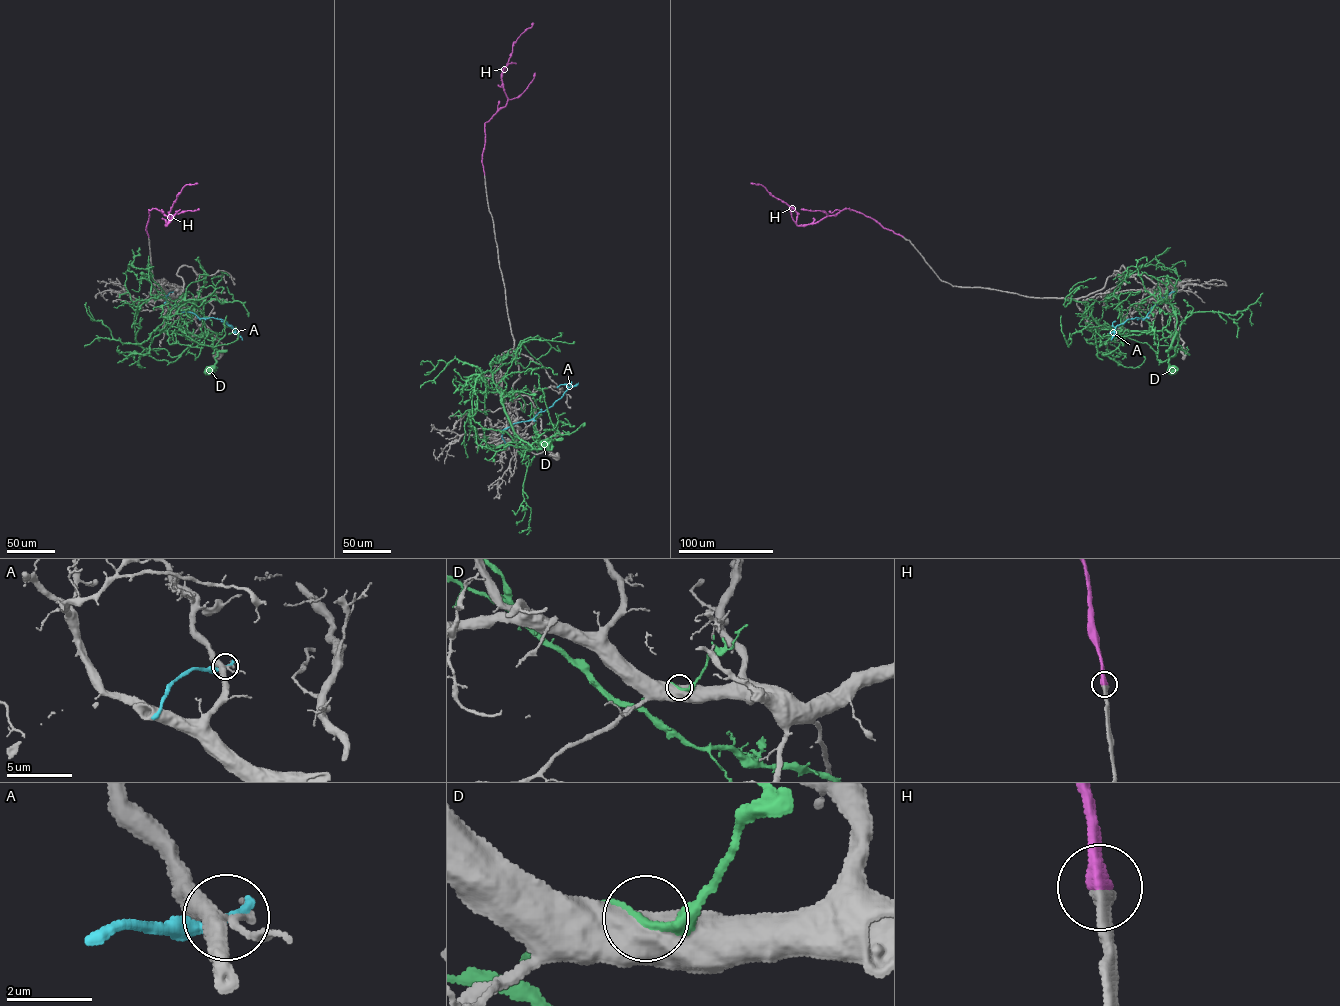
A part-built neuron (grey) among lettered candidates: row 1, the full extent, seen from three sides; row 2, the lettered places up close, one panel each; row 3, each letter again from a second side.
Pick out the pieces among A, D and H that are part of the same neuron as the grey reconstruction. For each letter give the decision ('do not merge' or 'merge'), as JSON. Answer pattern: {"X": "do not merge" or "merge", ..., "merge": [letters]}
{"A": "do not merge", "D": "do not merge", "H": "merge", "merge": ["H"]}

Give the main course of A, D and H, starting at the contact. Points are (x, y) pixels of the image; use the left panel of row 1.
A: (172, 291), (166, 296), (171, 305), (182, 311), (193, 312), (200, 319), (224, 320), (242, 340)
D: (176, 299), (199, 316), (204, 332), (165, 331), (172, 306), (150, 293), (147, 269), (131, 266)
H: (148, 236), (146, 230), (148, 210), (156, 208), (171, 215), (166, 225), (176, 196), (185, 185), (197, 183)

